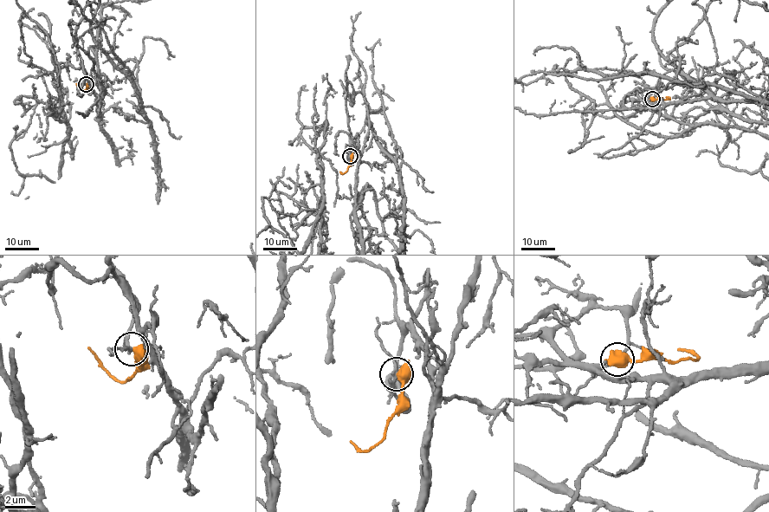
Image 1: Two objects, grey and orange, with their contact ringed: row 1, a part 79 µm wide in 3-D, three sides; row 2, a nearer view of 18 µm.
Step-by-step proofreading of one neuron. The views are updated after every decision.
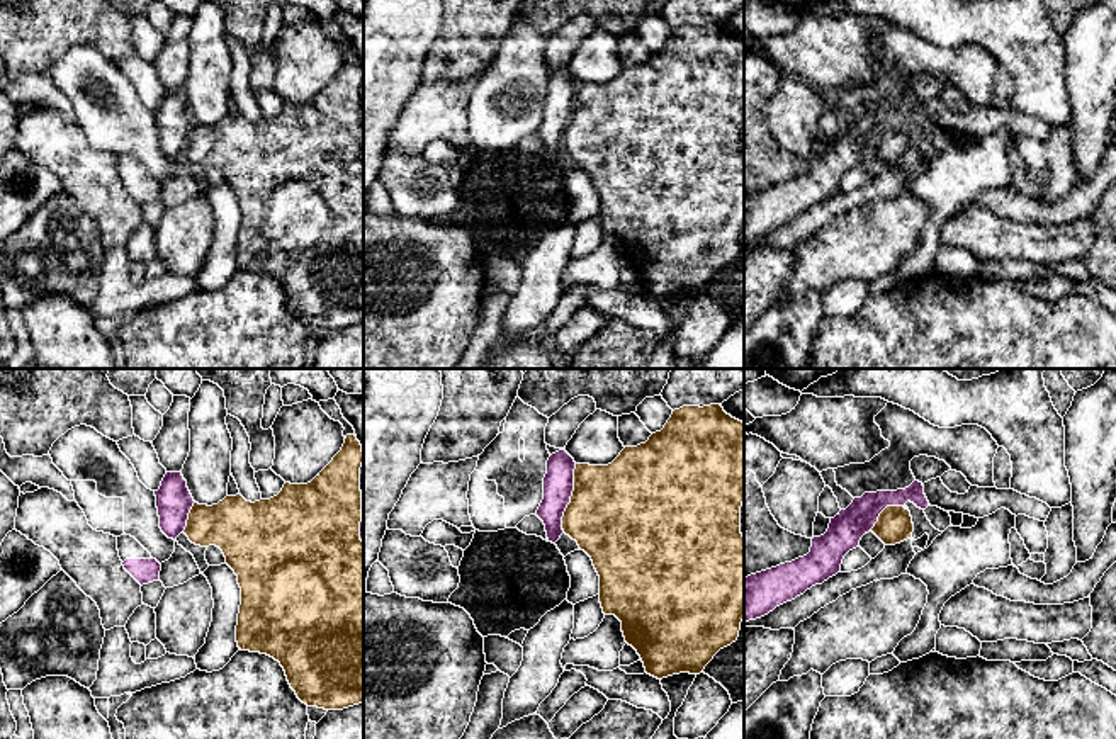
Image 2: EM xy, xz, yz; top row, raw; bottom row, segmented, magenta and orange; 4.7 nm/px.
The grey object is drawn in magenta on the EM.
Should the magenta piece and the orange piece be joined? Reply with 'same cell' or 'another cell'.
another cell

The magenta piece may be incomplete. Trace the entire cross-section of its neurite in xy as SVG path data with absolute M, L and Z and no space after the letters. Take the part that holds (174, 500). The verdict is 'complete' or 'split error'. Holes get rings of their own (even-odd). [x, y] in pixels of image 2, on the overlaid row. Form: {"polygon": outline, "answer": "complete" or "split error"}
{"polygon": "M166 472L161 486L155 491L160 528L168 539L177 539L187 527L194 498L182 472Z", "answer": "complete"}

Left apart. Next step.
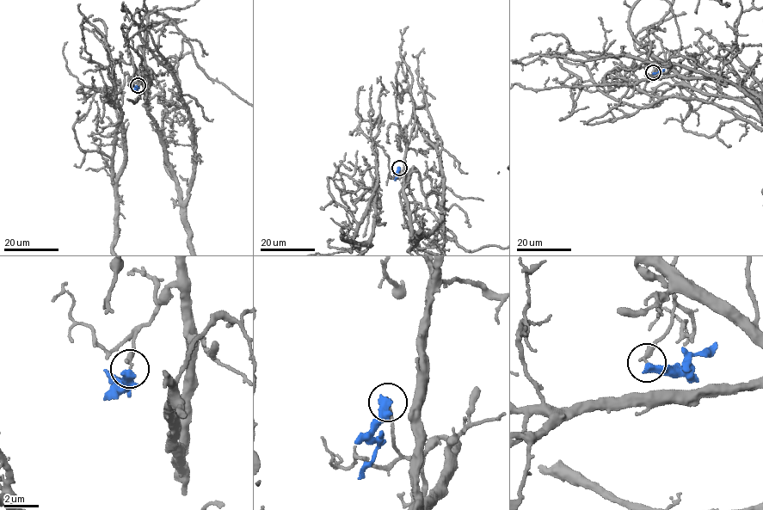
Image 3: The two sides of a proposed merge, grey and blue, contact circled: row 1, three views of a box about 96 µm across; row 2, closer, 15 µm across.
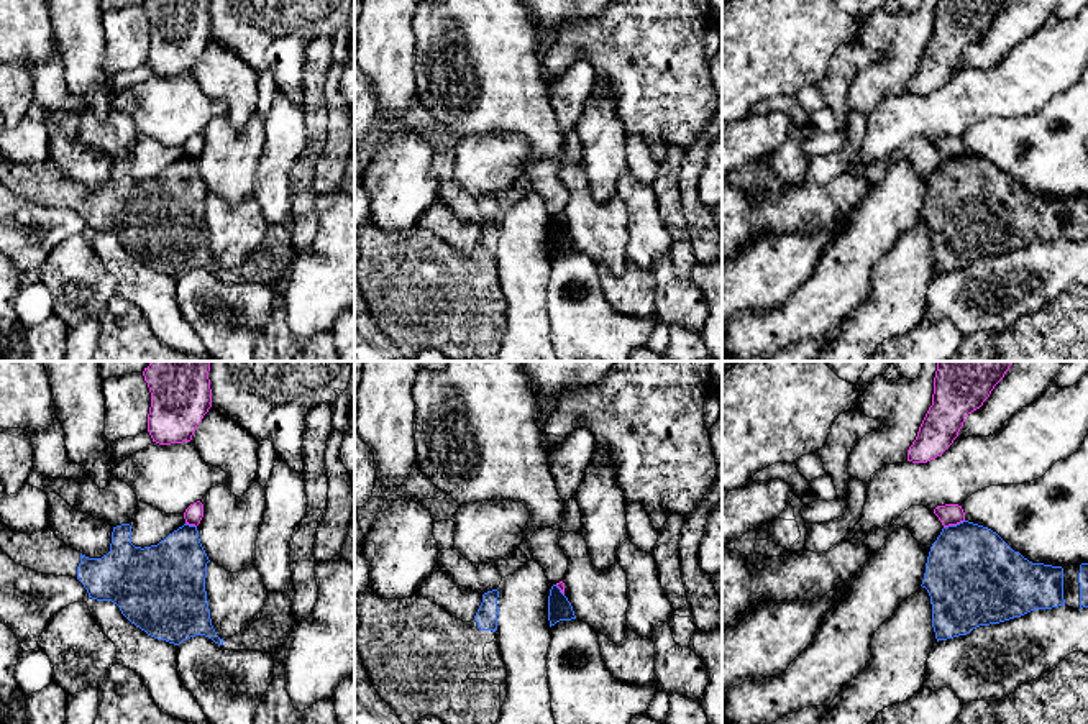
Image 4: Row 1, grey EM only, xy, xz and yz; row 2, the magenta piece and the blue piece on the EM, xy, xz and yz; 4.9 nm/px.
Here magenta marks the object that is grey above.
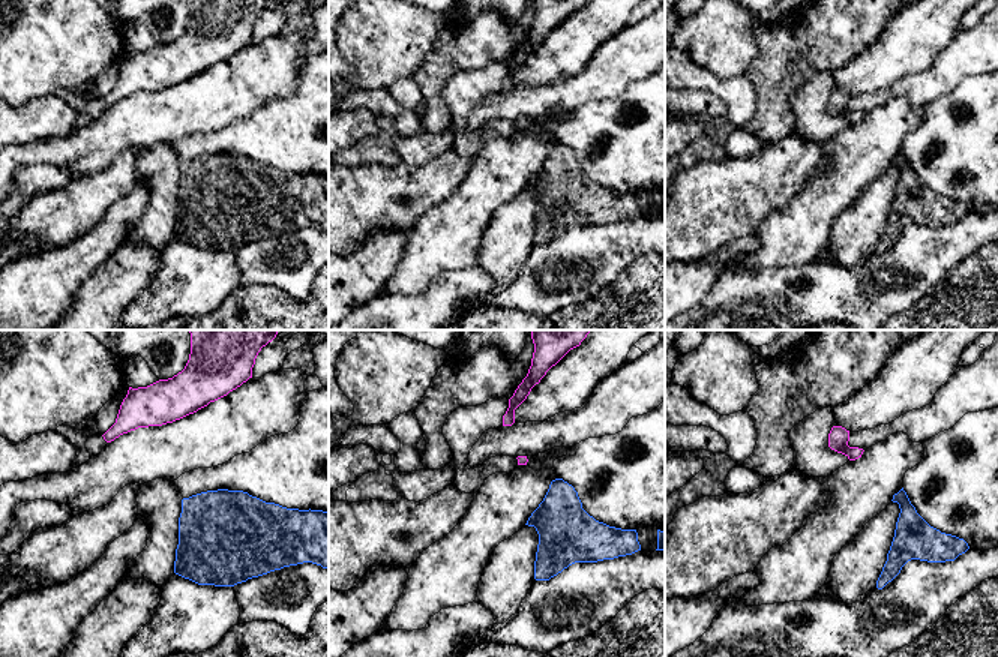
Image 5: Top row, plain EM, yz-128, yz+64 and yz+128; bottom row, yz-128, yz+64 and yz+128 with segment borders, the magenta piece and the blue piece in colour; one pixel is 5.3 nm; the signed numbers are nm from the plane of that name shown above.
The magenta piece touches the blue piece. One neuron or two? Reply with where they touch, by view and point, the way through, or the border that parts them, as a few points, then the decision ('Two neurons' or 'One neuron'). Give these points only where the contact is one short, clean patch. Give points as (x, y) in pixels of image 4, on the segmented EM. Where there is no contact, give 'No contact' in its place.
Touches magenta at yz (954, 524). Boundary: yz (964, 519), (944, 527). Two neurons

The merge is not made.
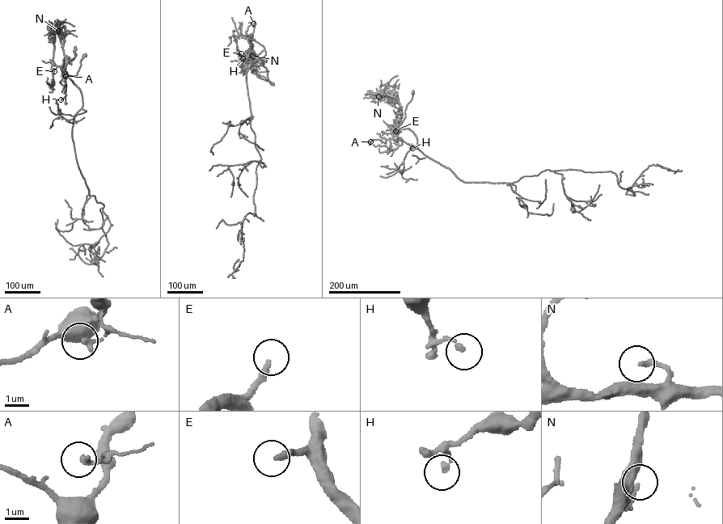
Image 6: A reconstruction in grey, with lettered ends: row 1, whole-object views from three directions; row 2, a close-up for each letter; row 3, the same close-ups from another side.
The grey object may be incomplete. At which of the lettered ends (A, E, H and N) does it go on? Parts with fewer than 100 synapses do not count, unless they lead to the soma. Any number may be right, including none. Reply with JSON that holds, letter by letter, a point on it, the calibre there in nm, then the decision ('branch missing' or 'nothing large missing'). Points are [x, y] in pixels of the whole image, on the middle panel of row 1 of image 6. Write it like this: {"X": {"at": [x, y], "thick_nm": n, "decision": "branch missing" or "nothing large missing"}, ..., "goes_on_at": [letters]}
{"A": {"at": [253, 23], "thick_nm": 240, "decision": "nothing large missing"}, "E": {"at": [241, 53], "thick_nm": 240, "decision": "branch missing"}, "H": {"at": [243, 58], "thick_nm": 170, "decision": "nothing large missing"}, "N": {"at": [252, 56], "thick_nm": 200, "decision": "nothing large missing"}, "goes_on_at": ["E"]}

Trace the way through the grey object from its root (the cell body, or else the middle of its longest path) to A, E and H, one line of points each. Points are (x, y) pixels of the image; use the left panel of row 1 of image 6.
A: (84, 55), (77, 74), (73, 76), (65, 73), (65, 82), (65, 76)
E: (84, 55), (77, 75), (69, 75), (63, 66), (57, 66), (54, 71)
H: (84, 55), (77, 74), (65, 73), (65, 95), (61, 99)

